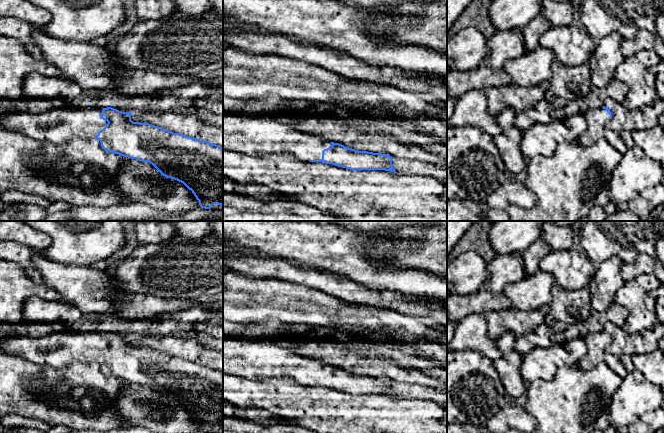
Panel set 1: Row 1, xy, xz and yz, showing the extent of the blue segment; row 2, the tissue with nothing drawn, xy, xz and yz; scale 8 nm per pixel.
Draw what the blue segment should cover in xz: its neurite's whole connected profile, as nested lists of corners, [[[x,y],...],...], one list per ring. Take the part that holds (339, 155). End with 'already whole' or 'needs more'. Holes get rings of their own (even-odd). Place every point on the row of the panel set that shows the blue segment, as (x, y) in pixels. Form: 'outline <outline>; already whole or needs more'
outline [[[223,111],[223,149],[249,155],[257,153],[290,153],[301,161],[322,162],[350,170],[385,170],[396,173],[392,168],[390,155],[358,151],[342,144],[328,142],[318,135],[292,130],[289,126],[274,120],[244,118]]]; needs more

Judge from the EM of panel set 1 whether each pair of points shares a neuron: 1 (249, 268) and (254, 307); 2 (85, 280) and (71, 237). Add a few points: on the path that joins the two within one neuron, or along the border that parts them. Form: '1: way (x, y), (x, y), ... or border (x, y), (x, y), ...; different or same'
1: border (233, 272), (244, 276), (273, 279); different
2: border (57, 262), (92, 264); different

